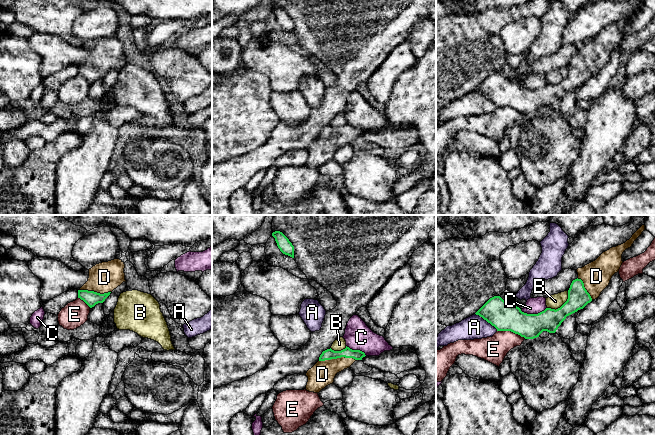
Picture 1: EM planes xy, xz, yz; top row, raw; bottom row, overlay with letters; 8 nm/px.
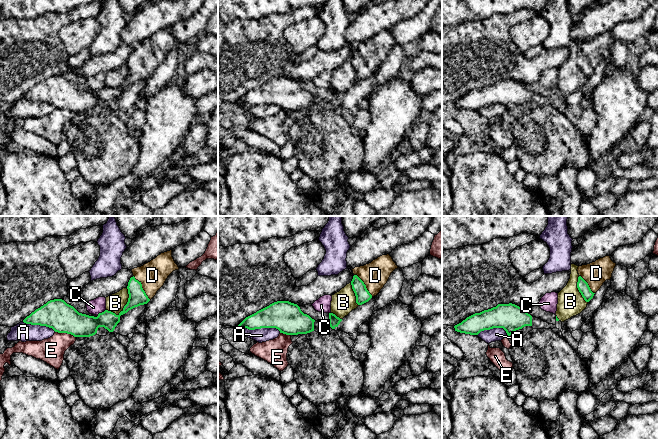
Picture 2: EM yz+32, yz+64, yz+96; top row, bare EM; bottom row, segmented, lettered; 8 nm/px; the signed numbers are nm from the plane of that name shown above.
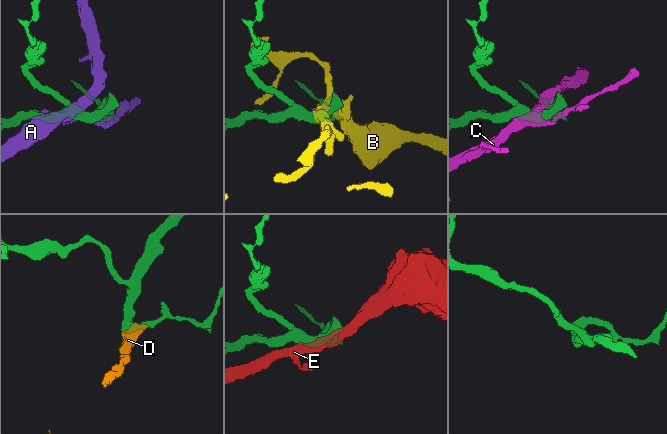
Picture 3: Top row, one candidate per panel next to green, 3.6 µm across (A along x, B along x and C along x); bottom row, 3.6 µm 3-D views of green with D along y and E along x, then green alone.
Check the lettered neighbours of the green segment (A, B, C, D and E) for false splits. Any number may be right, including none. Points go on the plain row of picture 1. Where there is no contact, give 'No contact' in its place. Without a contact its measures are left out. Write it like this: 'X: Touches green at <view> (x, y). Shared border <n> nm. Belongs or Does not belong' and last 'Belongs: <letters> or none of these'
A: Touches green at yz (486, 96). Shared border 240 nm. Does not belong
B: Touches green at yz (562, 81). Shared border 220 nm. Does not belong
C: Touches green at yz (533, 90). Shared border 220 nm. Does not belong
D: Touches green at xz (337, 133). Shared border 300 nm. Belongs
E: Touches green at yz (511, 107). Shared border 240 nm. Does not belong
Belongs: D

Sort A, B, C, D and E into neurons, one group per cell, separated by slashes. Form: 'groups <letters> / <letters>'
groups A / B / C / D / E

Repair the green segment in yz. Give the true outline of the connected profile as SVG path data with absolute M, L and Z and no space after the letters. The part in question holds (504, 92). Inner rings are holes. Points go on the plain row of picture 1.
M642 1L625 19L610 24L595 37L578 44L578 54L570 61L567 77L556 86L546 84L538 90L527 90L500 72L494 72L475 90L494 102L497 107L511 107L525 115L537 114L543 107L555 109L567 92L583 85L600 72L612 52L619 48L623 39L623 28L632 22L644 6L645 1Z

